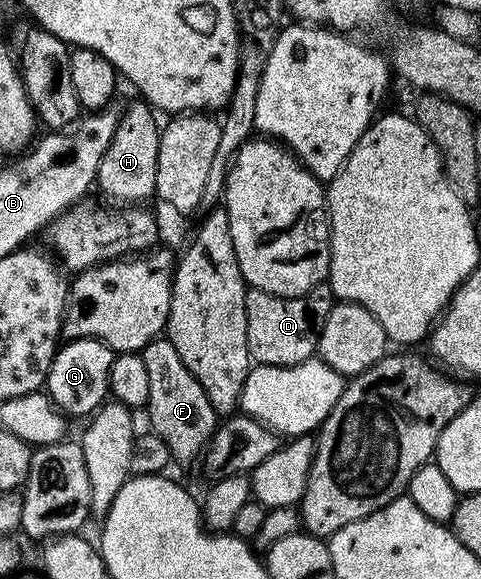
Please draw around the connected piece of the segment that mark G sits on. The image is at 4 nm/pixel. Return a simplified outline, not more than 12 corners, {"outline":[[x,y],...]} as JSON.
{"outline":[[99,339],[54,352],[45,394],[67,417],[107,402],[115,352]]}

